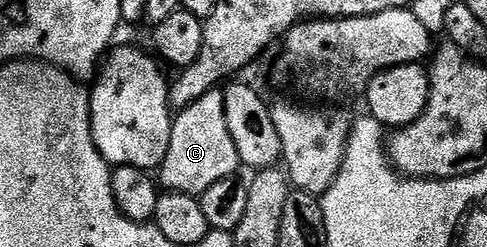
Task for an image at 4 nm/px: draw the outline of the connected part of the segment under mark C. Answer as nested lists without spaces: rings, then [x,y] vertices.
[[[223,89],[208,90],[206,96],[194,100],[194,104],[173,117],[170,152],[166,152],[166,160],[160,165],[159,185],[173,194],[199,196],[206,192],[206,188],[210,188],[210,184],[231,178],[240,169],[238,148],[234,148],[230,127],[226,125]]]

